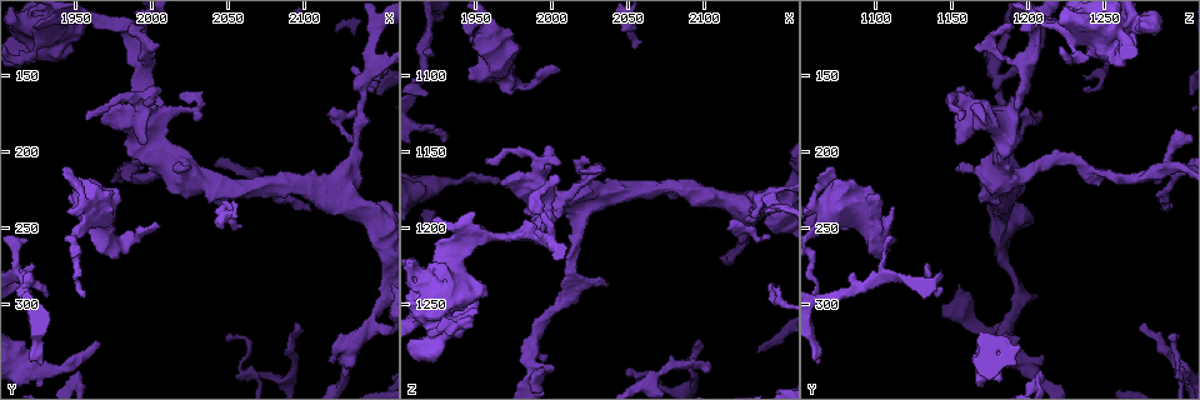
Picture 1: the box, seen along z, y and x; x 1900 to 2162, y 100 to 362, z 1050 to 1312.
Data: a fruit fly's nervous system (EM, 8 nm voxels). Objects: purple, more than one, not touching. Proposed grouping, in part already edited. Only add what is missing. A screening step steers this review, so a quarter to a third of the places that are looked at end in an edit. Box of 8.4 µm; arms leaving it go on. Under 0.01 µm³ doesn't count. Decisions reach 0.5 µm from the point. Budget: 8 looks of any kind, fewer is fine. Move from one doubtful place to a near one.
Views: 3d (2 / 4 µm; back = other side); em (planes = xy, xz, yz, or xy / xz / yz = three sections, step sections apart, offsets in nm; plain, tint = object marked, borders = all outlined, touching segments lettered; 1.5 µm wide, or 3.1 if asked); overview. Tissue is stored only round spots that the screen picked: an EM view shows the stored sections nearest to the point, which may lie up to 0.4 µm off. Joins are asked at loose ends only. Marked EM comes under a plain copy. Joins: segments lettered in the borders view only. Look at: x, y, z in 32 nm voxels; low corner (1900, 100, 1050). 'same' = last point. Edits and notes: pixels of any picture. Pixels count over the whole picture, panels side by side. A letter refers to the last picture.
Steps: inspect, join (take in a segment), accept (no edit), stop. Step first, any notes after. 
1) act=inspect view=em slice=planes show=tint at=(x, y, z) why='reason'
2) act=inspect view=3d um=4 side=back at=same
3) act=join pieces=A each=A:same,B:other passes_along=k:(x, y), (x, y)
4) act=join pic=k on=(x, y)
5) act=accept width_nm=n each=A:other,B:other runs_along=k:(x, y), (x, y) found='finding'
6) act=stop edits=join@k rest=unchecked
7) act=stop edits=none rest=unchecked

act=inspect view=em slice=planes show=tint at=(1964, 324, 1166) why='thin end'

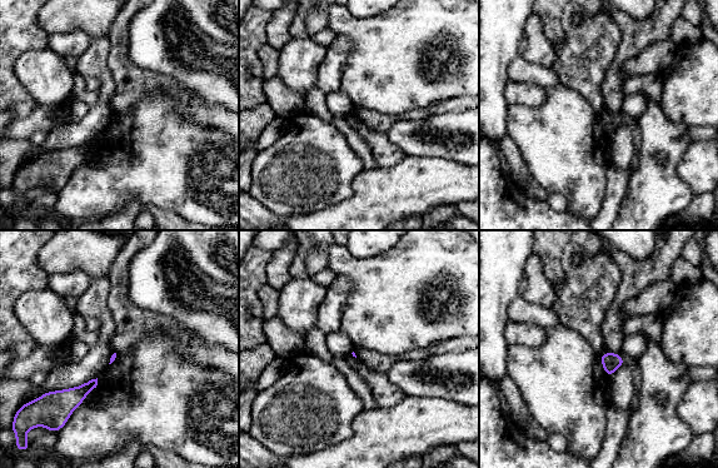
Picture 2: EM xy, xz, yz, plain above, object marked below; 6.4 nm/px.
act=inspect view=em slice=planes show=borders at=same

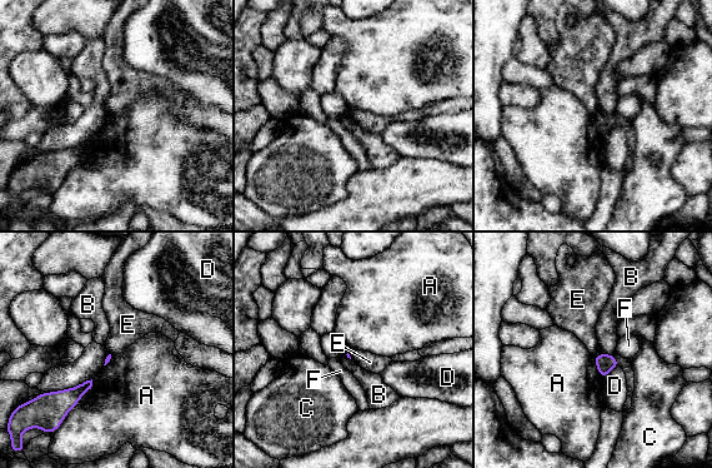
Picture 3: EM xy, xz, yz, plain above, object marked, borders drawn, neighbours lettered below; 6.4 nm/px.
act=accept each=A:other,B:other,C:other,D:other,E:other,F:other border=3:(601, 352), (593, 357) found='none of them fits'

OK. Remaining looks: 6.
act=inspect view=em slice=planes show=borders at=(1976, 238, 1112) why='an open end'

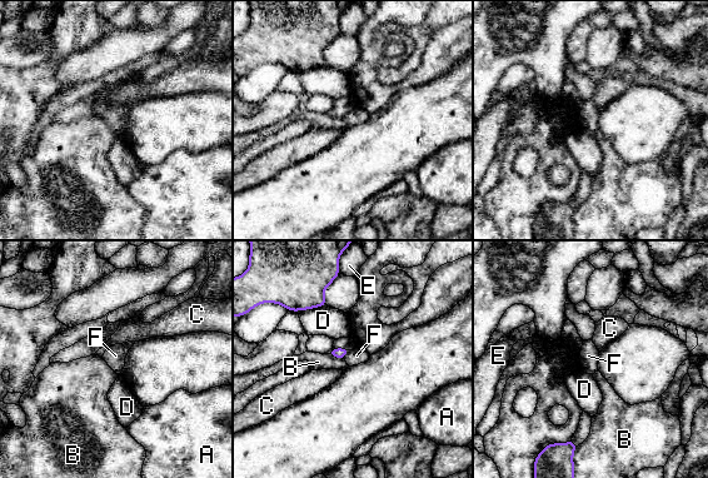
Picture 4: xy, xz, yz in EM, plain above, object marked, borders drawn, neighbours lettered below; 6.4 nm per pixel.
act=accept each=A:other,B:other,C:other,D:other,E:other,F:other border=4:(350, 350), (343, 358) found='no lettered segment goes on from it'

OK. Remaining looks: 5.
act=inspect view=em slice=yz step=4 show=borders at=(2094, 314, 1272) why='free end'

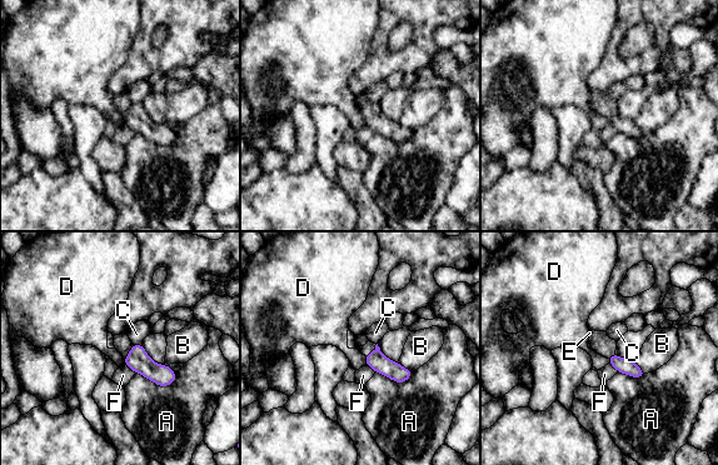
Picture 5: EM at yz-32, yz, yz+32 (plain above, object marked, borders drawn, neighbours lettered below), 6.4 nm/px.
act=inspect view=em slice=planes show=borders at=same why='cut it another way'

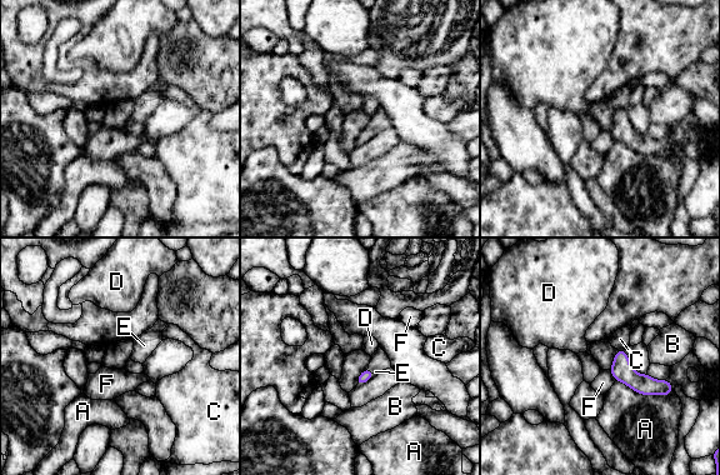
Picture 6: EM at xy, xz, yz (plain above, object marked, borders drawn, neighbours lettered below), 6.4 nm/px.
act=join pieces=E each=A:other,B:other,C:other,D:other,E:same,F:other found='it goes on there'

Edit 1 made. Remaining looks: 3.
act=stop edits=join@6 rest=unchecked

